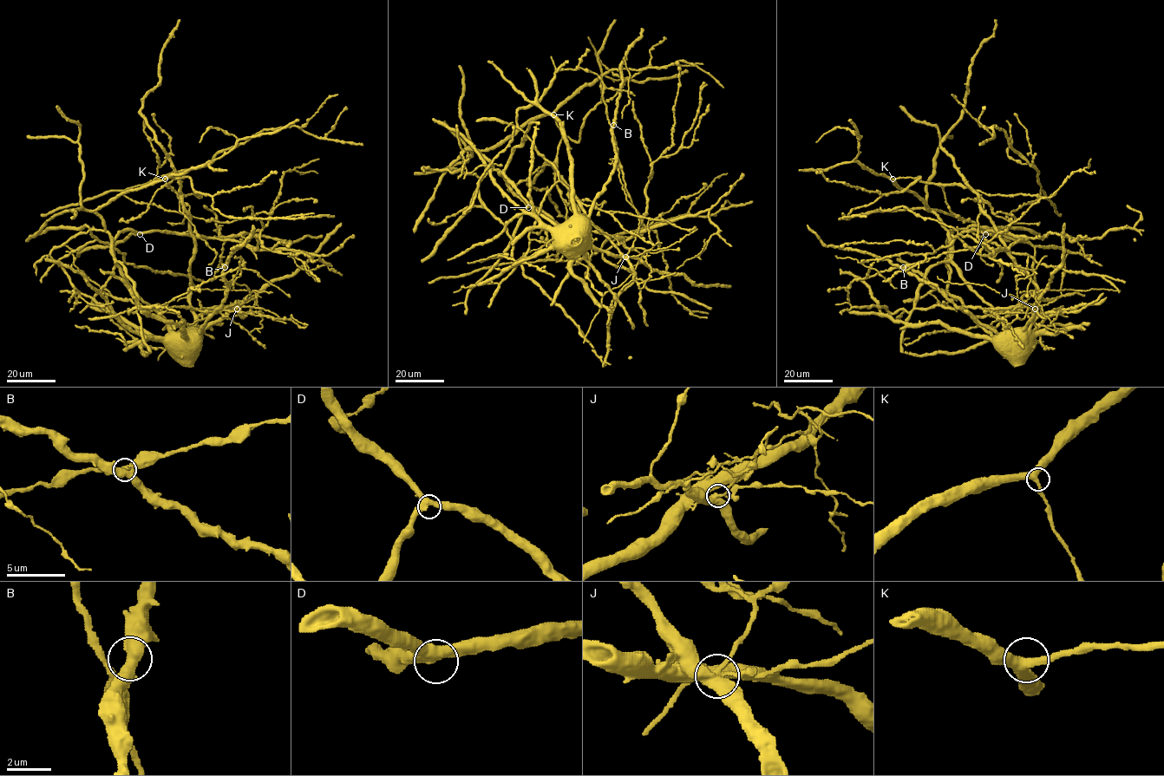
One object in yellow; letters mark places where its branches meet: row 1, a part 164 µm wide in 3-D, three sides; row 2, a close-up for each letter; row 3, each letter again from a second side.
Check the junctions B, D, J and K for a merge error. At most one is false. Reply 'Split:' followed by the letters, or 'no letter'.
Split: J

